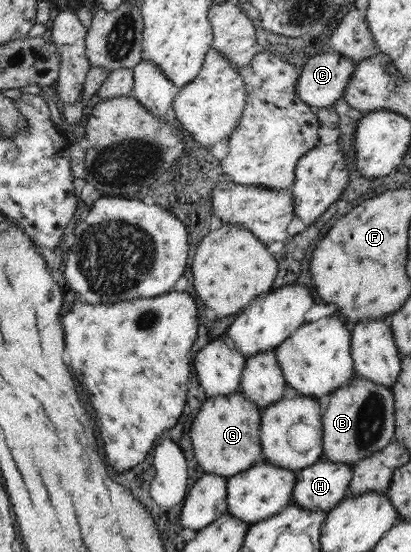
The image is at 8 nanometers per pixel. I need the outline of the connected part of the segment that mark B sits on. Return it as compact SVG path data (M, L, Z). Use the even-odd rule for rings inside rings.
M353 376L323 401L322 458L353 465L382 449L394 435L394 400L390 388Z

